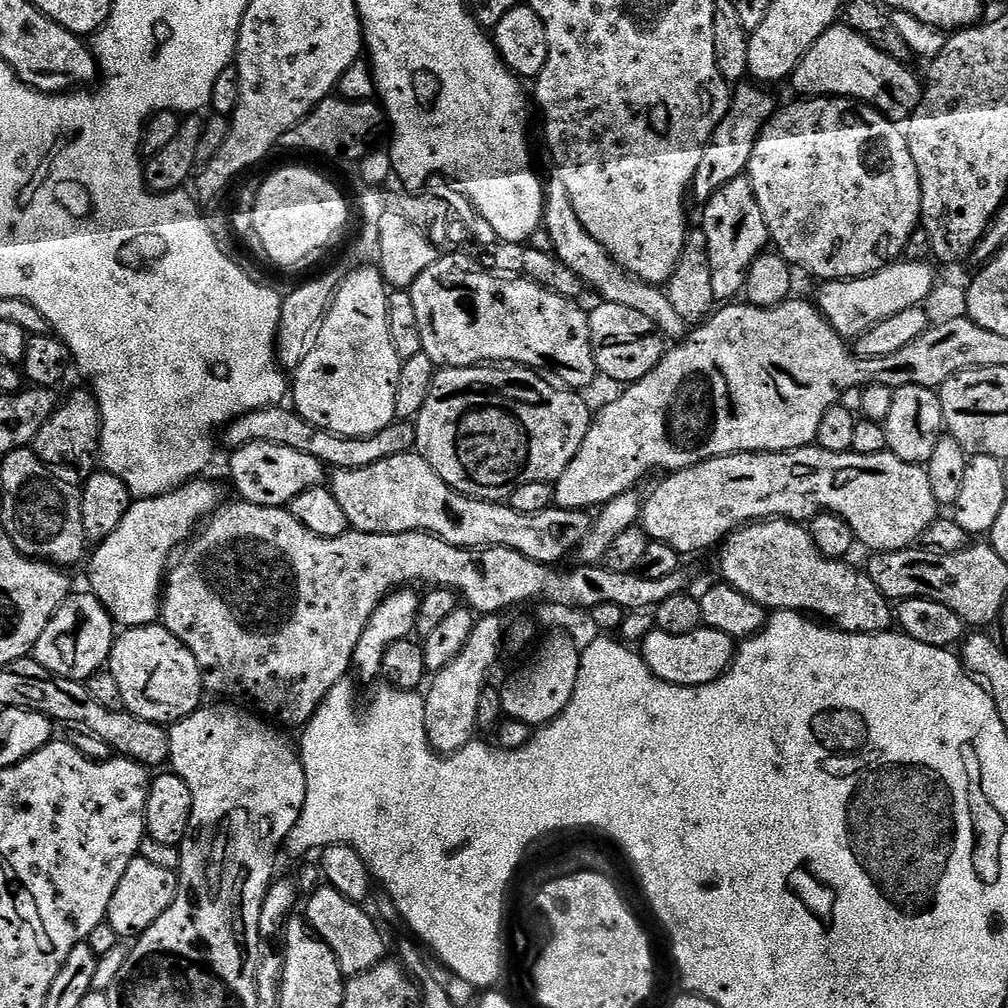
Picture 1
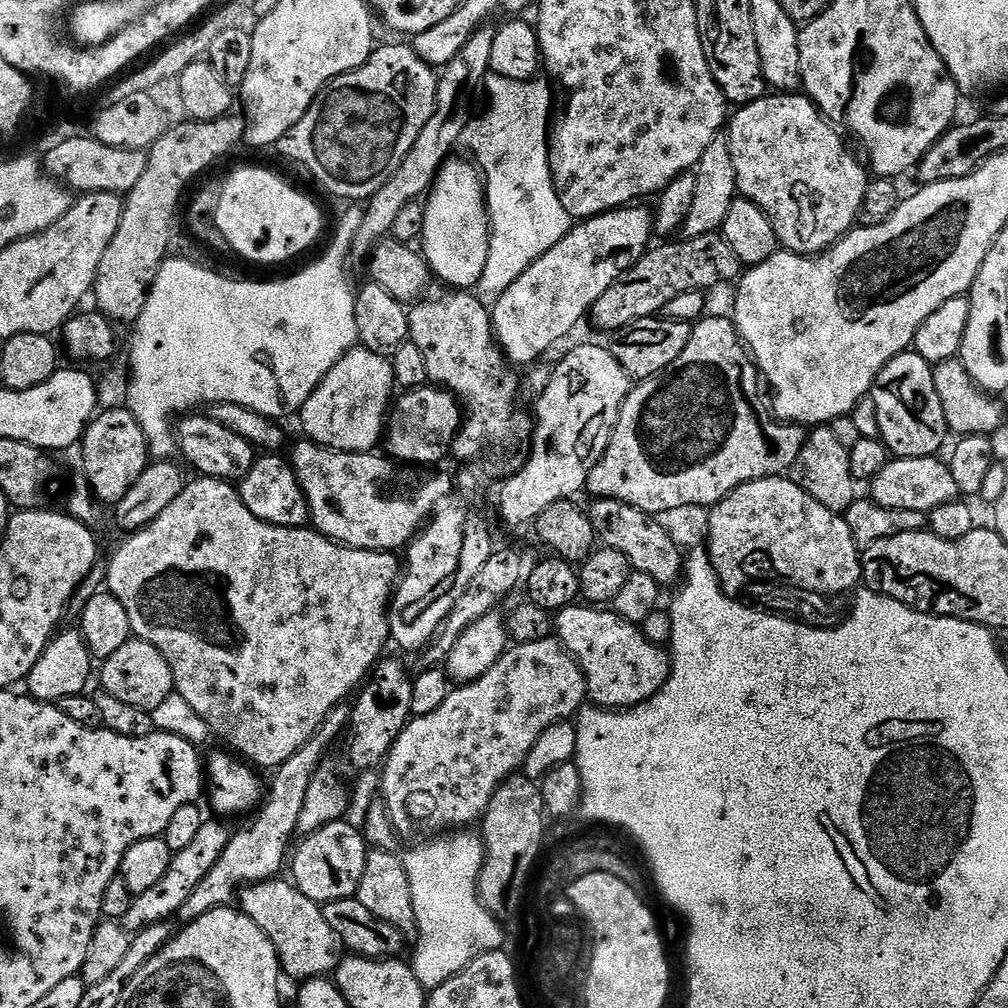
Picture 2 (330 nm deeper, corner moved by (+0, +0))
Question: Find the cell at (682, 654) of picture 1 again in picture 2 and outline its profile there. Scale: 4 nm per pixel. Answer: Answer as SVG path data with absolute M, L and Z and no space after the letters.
M577 602L555 613L554 636L580 663L588 683L588 700L597 708L637 708L658 694L672 673L671 655L661 645L646 639L637 625L600 606Z

